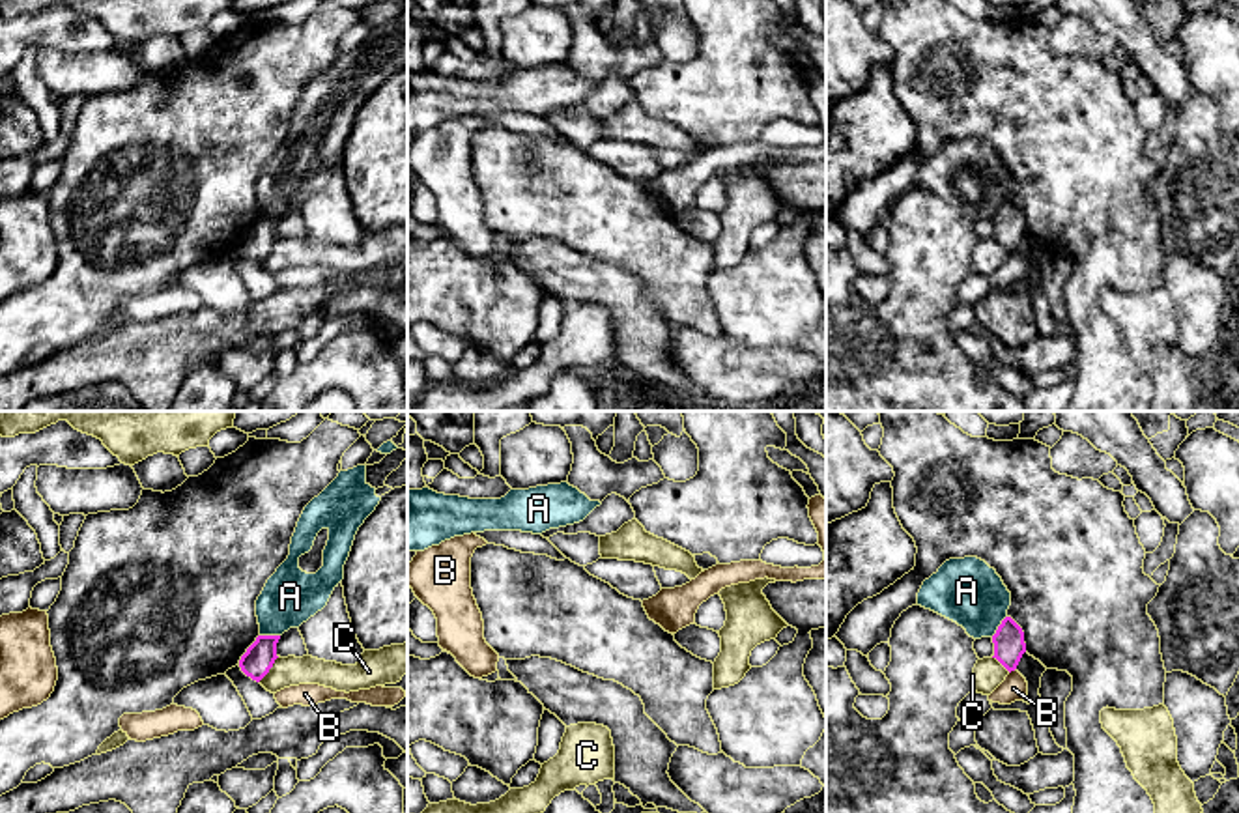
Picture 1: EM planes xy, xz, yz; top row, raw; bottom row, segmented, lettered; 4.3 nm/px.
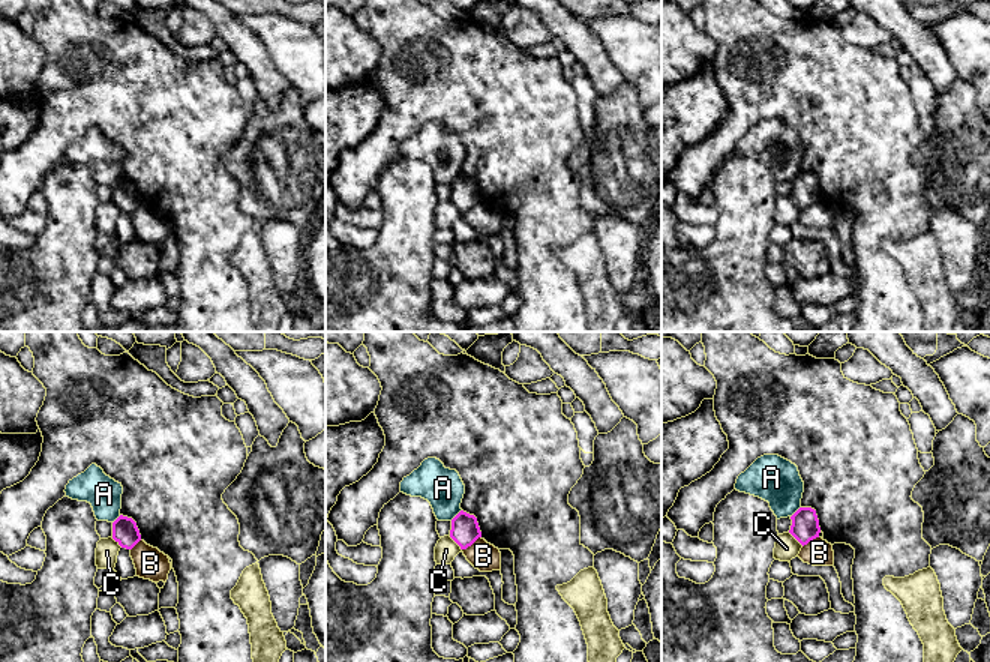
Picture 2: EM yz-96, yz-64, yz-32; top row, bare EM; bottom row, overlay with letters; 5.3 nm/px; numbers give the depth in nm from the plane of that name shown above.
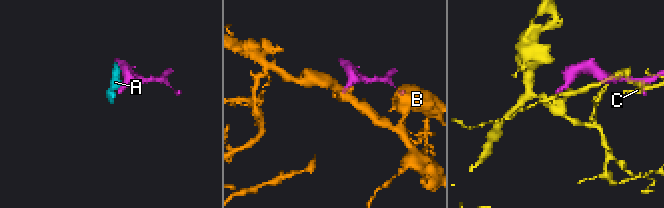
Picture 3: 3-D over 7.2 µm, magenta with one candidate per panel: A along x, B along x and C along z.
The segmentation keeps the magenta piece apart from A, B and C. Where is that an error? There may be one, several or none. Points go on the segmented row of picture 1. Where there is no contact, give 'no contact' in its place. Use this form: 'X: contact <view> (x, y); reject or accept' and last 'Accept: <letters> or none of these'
A: contact yz (998, 627); reject
B: contact yz (1011, 670); reject
C: contact xy (270, 668); reject
Accept: none of these

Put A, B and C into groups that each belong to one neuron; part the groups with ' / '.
A / B / C

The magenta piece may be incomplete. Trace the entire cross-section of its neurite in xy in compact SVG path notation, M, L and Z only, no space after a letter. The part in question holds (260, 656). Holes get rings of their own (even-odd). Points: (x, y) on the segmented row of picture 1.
M258 635L239 660L241 671L260 682L273 667L280 635Z

